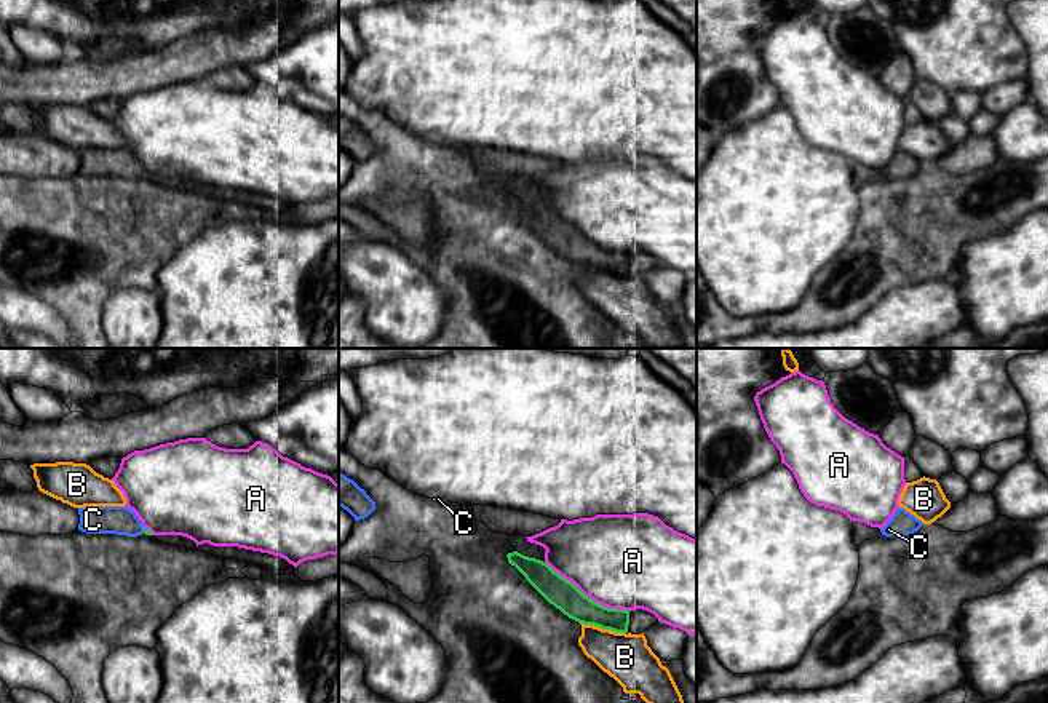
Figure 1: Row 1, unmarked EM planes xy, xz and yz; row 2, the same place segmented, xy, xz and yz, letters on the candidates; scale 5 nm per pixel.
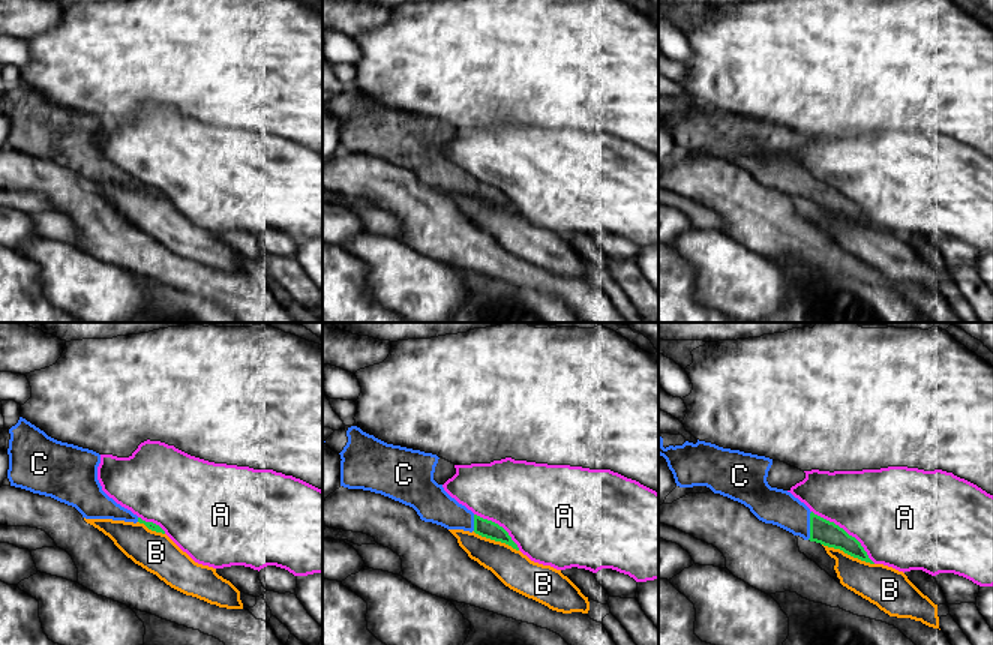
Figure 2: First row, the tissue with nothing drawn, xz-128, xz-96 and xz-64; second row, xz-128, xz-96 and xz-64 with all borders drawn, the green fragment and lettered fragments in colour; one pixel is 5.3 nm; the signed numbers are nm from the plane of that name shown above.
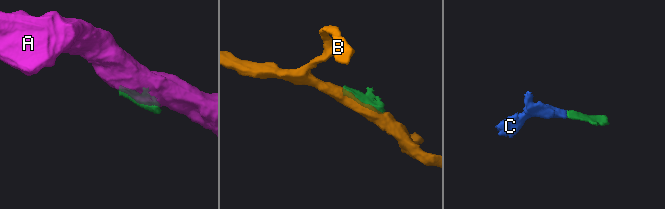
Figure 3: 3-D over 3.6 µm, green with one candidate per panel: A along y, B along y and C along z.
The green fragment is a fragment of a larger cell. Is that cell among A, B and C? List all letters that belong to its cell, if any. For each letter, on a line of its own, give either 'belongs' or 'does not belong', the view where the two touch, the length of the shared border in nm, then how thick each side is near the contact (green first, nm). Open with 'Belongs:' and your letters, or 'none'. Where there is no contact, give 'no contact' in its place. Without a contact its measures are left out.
Belongs: C
A: does not belong | xz | 500 nm | 150/480 nm
B: does not belong | xz | 240 nm | 150/240 nm
C: belongs | xy | 30 nm | 30/140 nm

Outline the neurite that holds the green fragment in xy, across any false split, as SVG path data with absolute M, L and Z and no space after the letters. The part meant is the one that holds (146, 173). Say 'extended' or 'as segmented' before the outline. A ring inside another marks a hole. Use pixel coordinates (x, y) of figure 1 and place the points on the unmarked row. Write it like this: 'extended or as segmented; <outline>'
extended; M85 149L78 150L78 157L78 173L86 176L153 177L142 168L136 155L126 149Z

